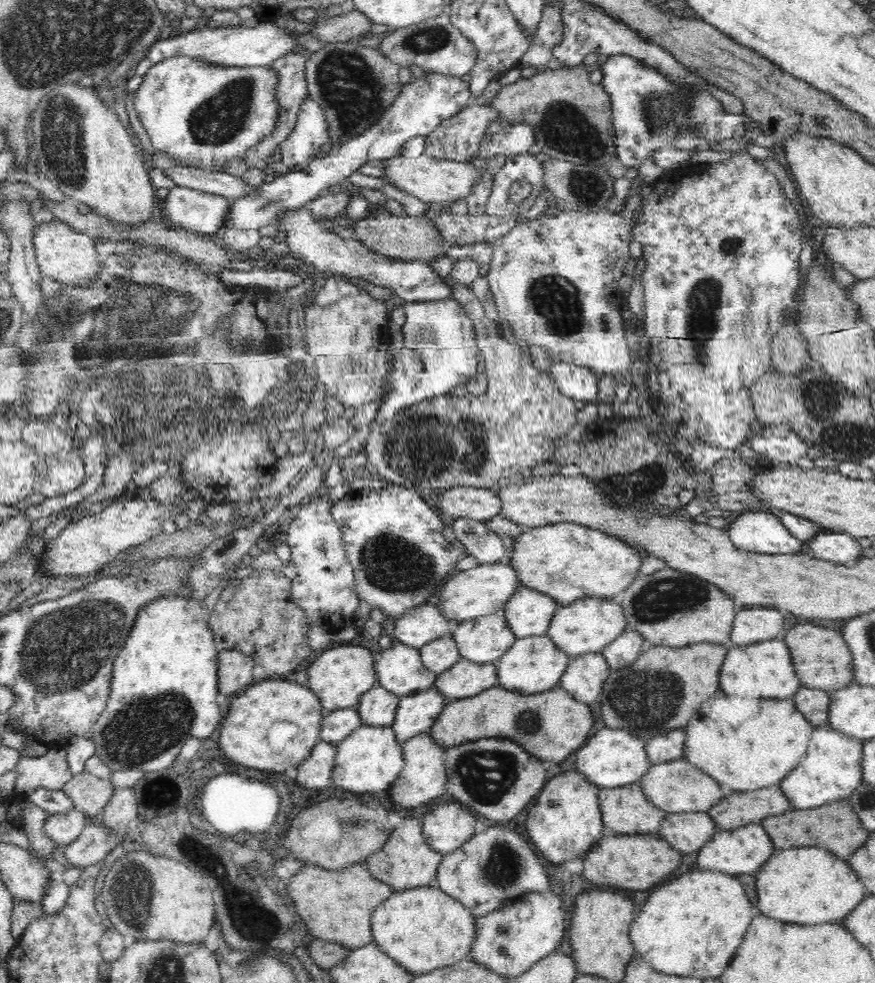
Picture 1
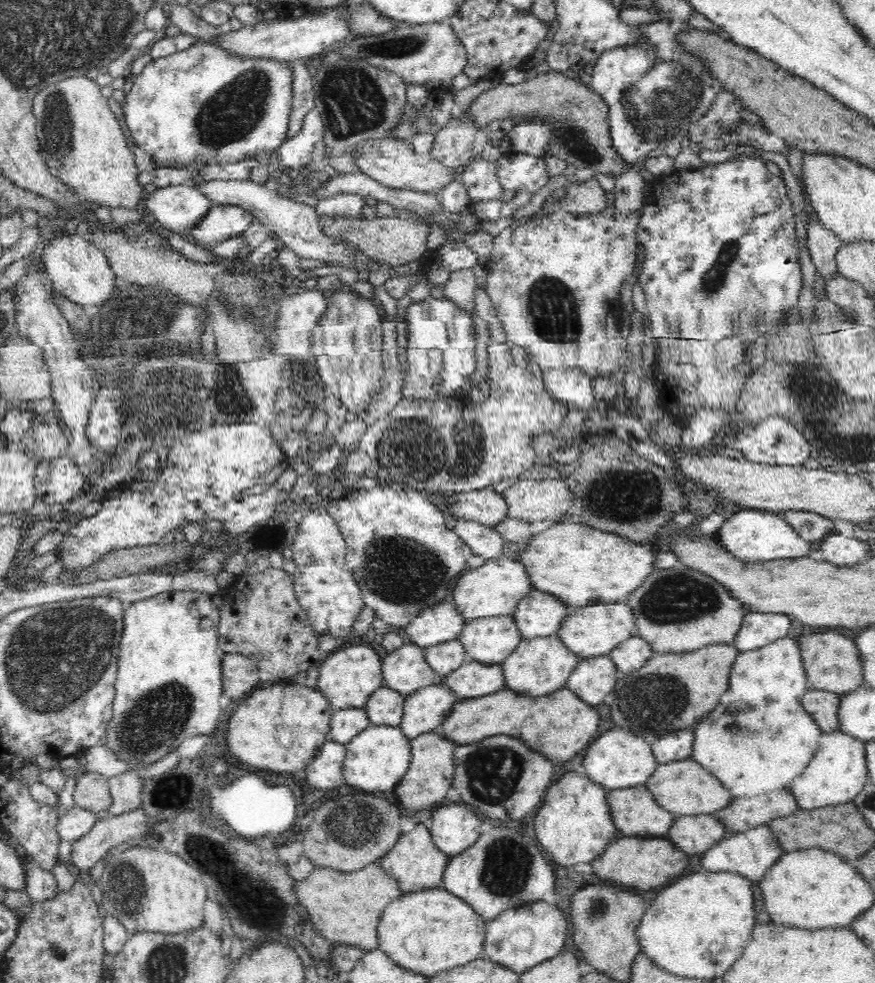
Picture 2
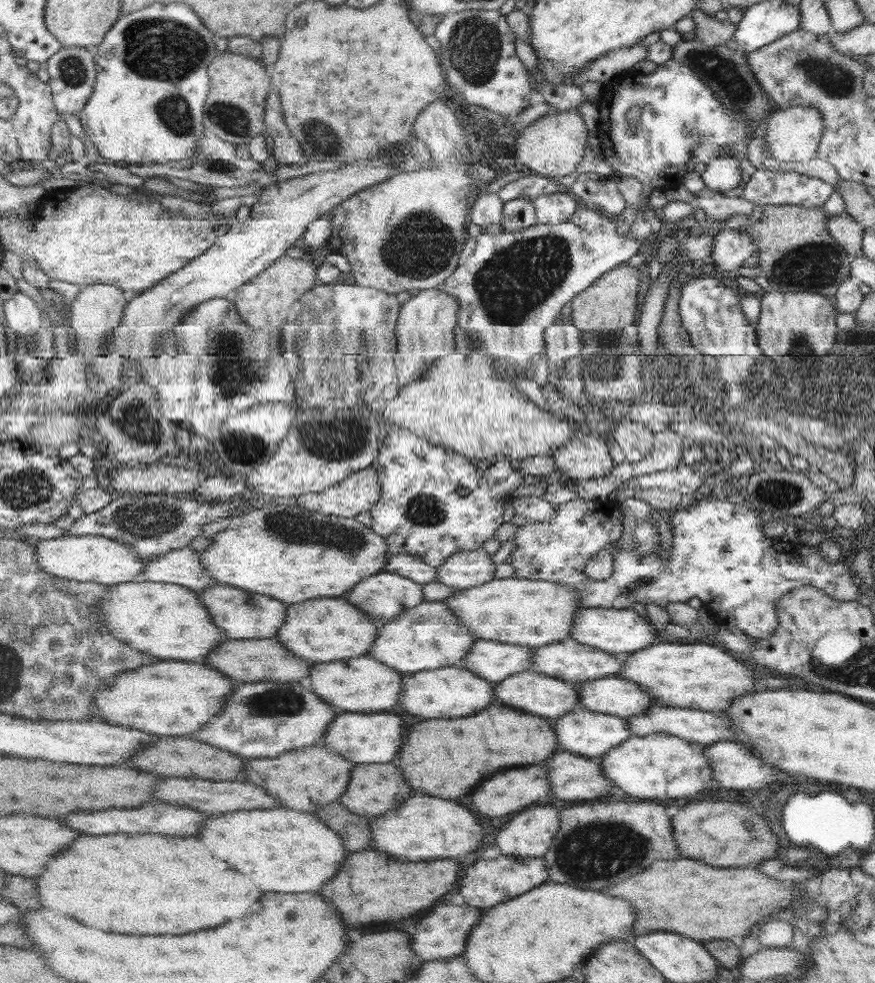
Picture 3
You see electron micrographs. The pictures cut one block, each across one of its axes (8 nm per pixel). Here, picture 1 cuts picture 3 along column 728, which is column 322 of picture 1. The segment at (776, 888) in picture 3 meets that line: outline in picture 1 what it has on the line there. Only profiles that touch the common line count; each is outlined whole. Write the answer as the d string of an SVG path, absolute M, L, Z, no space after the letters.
M310 864L304 870L300 869L300 874L290 880L287 891L294 909L312 936L354 950L374 941L370 922L372 912L378 908L378 904L382 904L382 900L392 896L392 888L380 880L374 880L366 864L351 866L336 872Z

